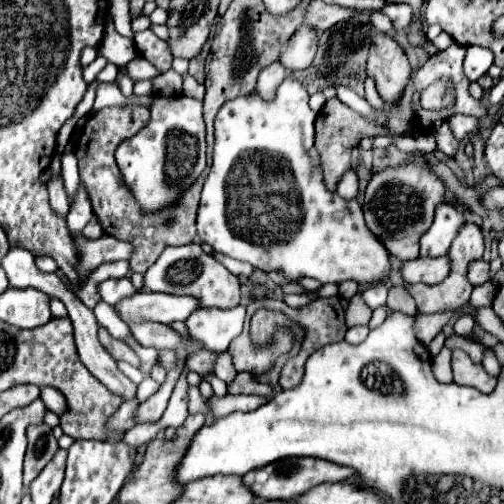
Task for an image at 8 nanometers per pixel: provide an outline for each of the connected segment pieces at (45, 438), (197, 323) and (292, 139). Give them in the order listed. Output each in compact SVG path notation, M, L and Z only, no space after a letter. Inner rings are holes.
M35 424L27 428L27 454L25 454L25 466L23 466L23 486L27 488L31 480L45 468L45 464L53 458L57 452L57 440L51 432L51 428L43 424Z
M238 305L231 310L221 308L199 308L187 318L189 334L199 340L207 350L225 352L233 338L243 330L246 308Z
M287 74L287 76L285 76L285 80L277 86L277 92L275 92L275 98L273 98L273 100L263 100L257 92L251 92L251 96L239 96L239 98L227 100L227 102L221 106L221 110L219 110L219 114L217 114L217 118L215 118L215 152L213 152L213 164L211 164L211 170L209 170L207 180L205 180L205 184L203 184L201 204L199 204L199 214L197 214L197 234L199 234L199 240L201 240L201 242L207 242L213 250L217 250L217 252L221 252L221 254L225 254L225 256L231 256L231 258L235 258L235 260L249 262L253 268L261 268L263 272L275 272L275 270L277 270L277 272L283 272L283 276L285 276L289 282L297 282L297 280L301 280L301 278L315 278L315 280L323 282L323 284L329 284L329 282L341 284L341 282L345 282L345 280L355 280L355 282L359 282L359 284L375 284L375 282L381 282L383 278L387 278L387 274L389 274L389 270L391 270L391 264L389 264L389 252L383 248L383 244L379 244L379 240L375 240L375 236L371 236L371 230L365 226L365 220L363 220L363 210L361 210L359 202L357 202L357 200L347 202L347 200L343 200L341 196L337 196L337 192L329 192L329 190L327 190L327 186L325 186L325 182L323 182L323 176L321 176L321 170L319 170L319 166L313 162L313 154L311 154L311 148L313 148L313 136L315 136L315 128L313 128L315 118L317 118L317 114L309 108L309 94L307 94L307 90L301 86L301 82L299 82L293 74ZM301 148L307 152L309 166L311 166L311 172L309 172L309 174L305 174L305 176L301 176L301 170L299 170L299 172L295 172L291 164L285 164L285 162L301 160Z

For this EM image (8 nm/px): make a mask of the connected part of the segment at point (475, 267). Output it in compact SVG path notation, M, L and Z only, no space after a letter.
M475 260L469 264L469 272L467 272L467 278L473 286L481 284L481 282L489 282L489 264L485 260Z

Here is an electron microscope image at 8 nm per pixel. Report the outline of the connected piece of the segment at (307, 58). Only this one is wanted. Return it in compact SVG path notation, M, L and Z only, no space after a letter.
M303 24L287 42L287 48L283 48L279 62L289 70L305 70L311 66L313 56L317 52L317 30Z

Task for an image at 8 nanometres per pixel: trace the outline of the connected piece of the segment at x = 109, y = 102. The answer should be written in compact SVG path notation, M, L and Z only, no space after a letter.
M115 82L111 84L99 84L97 86L97 96L95 96L95 104L93 104L93 112L105 108L105 106L127 106L127 104L135 104L135 106L151 106L155 100L155 96L123 96L119 86Z

